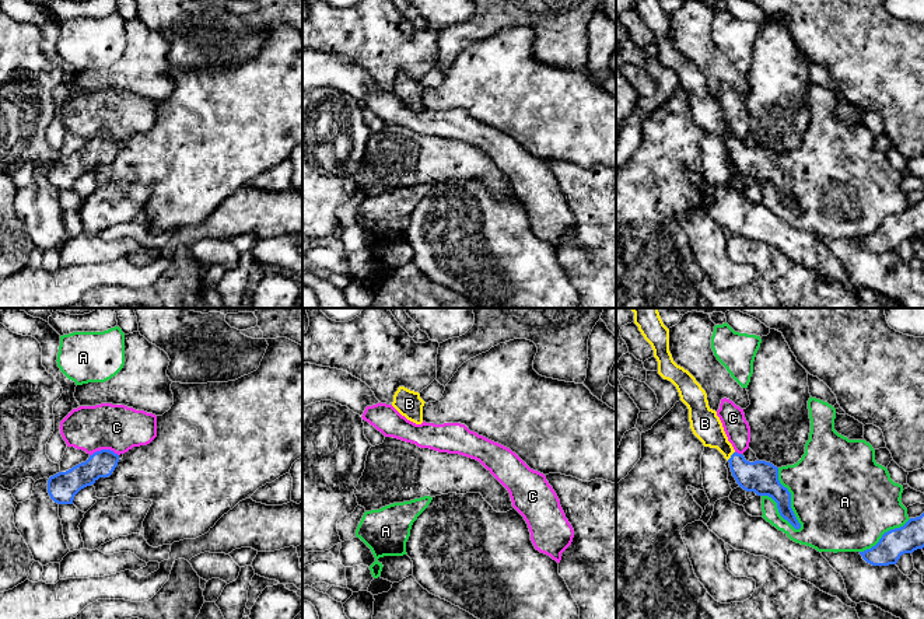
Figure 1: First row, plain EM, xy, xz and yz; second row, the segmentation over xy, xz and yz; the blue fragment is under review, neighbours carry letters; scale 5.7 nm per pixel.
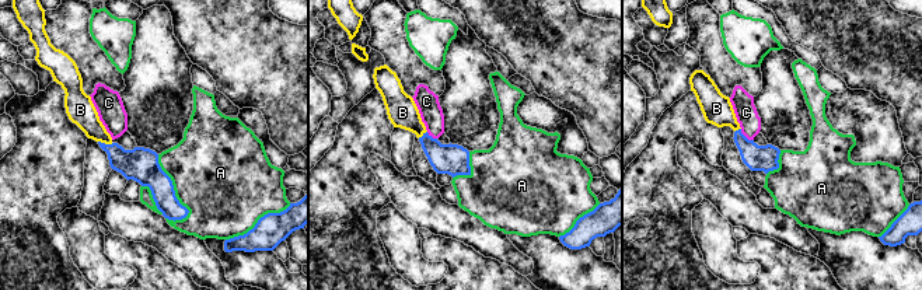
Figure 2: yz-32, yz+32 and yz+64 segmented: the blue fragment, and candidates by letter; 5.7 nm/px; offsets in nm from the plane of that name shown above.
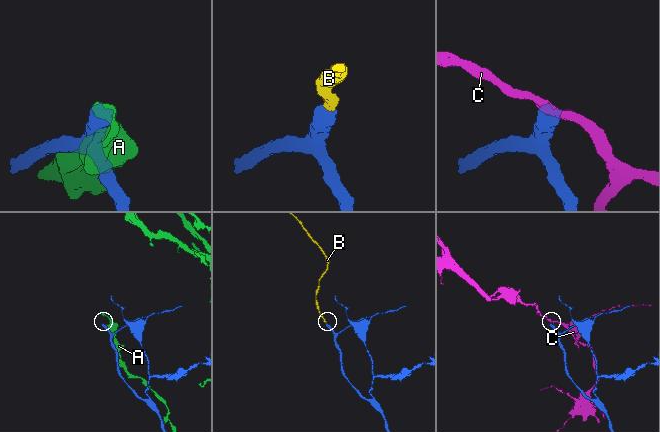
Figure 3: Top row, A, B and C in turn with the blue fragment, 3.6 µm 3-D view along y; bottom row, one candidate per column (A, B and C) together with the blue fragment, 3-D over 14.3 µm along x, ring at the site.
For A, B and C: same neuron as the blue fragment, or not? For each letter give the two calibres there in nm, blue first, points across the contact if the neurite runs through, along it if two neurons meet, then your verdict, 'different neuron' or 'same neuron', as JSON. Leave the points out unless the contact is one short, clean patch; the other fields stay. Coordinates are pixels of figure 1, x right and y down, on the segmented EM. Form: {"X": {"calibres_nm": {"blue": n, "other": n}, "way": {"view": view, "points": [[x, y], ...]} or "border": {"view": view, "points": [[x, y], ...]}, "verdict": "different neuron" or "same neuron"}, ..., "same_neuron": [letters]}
{"A": {"calibres_nm": {"blue": 190, "other": 500}, "verdict": "different neuron"}, "B": {"calibres_nm": {"blue": 190, "other": 170}, "way": {"view": "yz", "points": [[759, 476], [752, 476], [731, 455], [704, 423]]}, "verdict": "same neuron"}, "C": {"calibres_nm": {"blue": 160, "other": 260}, "border": {"view": "xy", "points": [[118, 454], [109, 450], [97, 450], [90, 455]]}, "verdict": "different neuron"}, "same_neuron": ["B"]}

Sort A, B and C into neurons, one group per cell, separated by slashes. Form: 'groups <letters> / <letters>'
groups A / B / C

